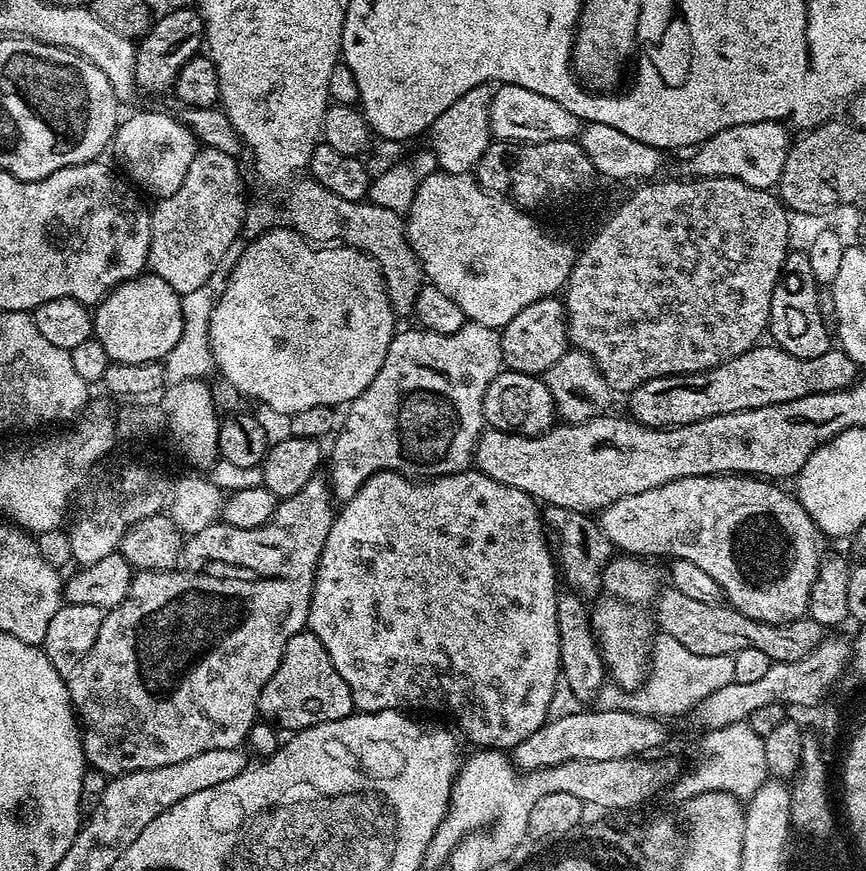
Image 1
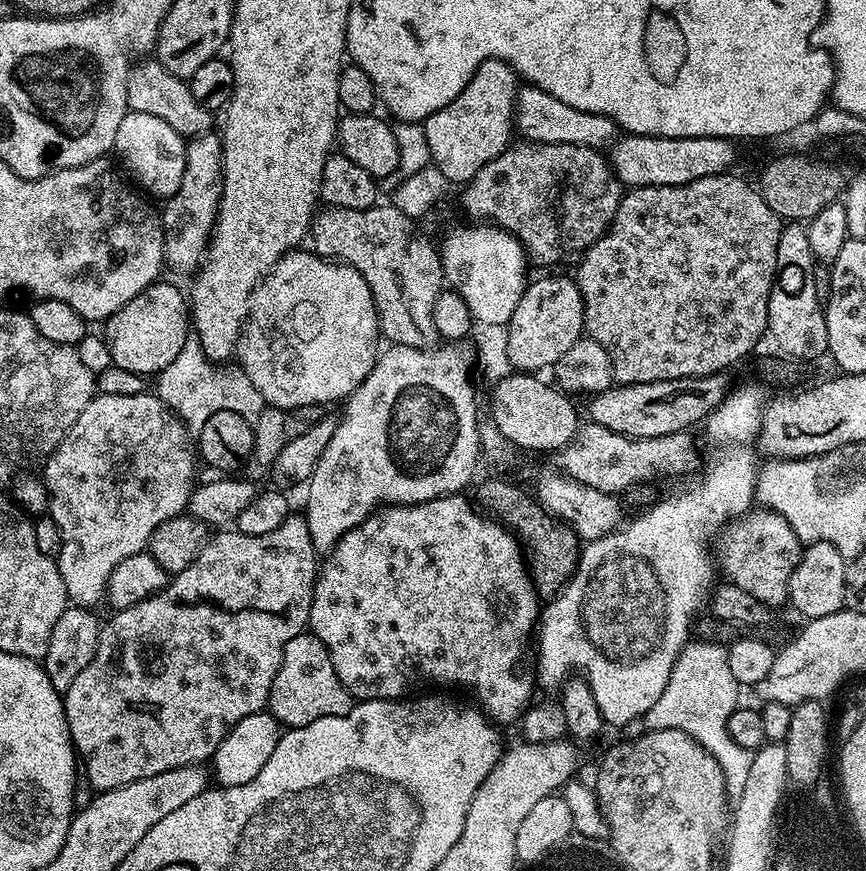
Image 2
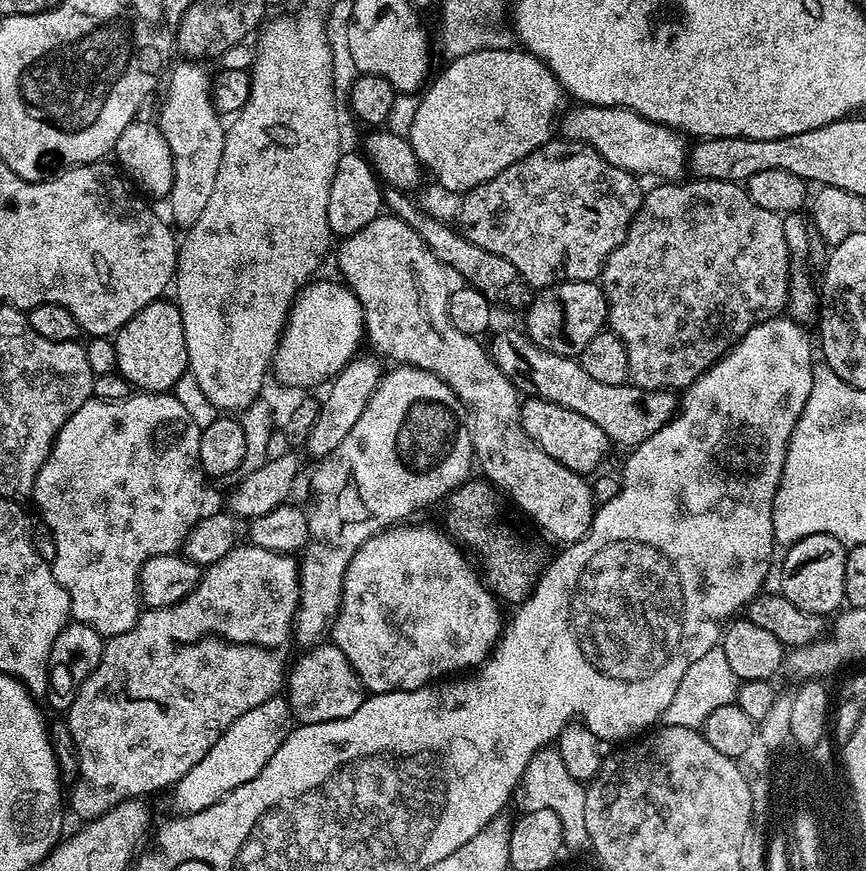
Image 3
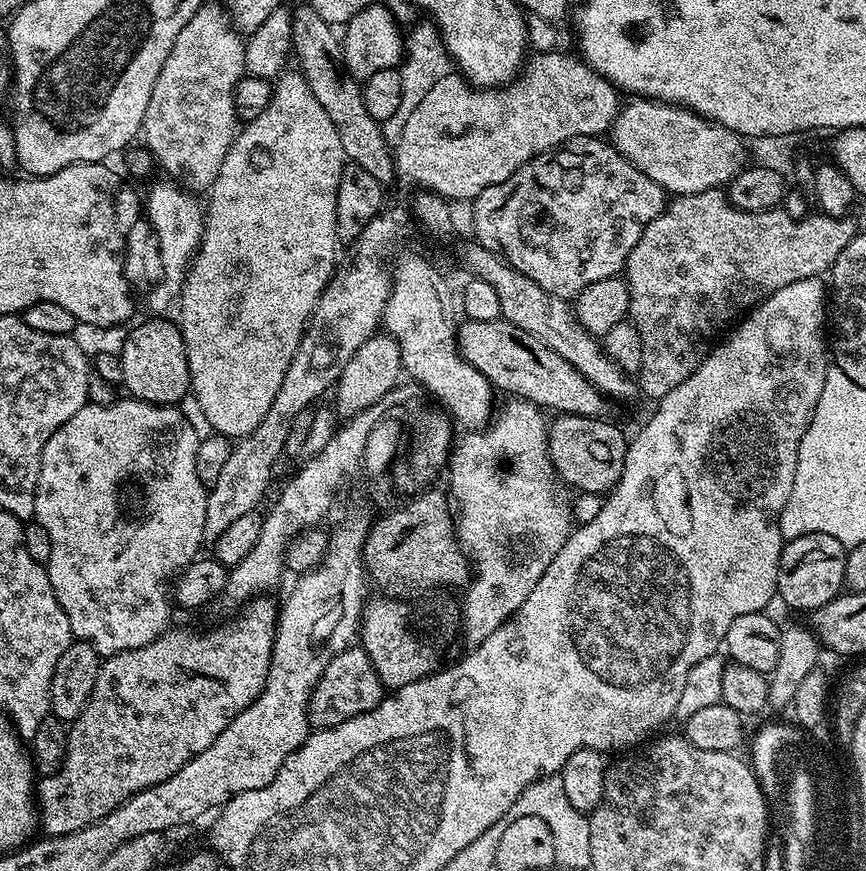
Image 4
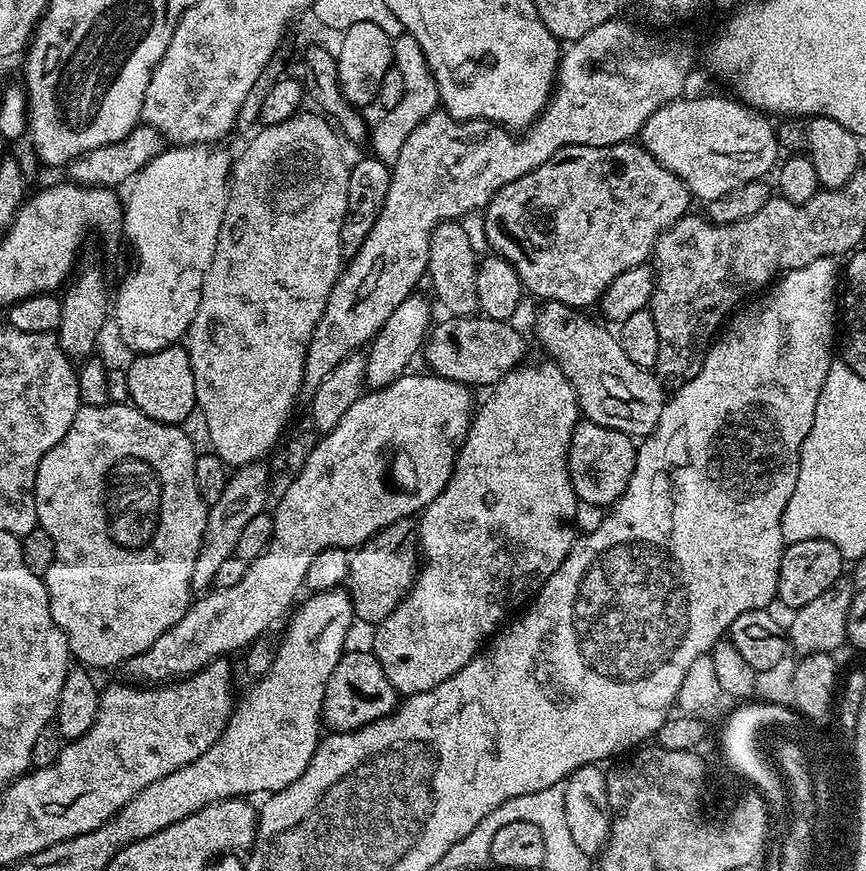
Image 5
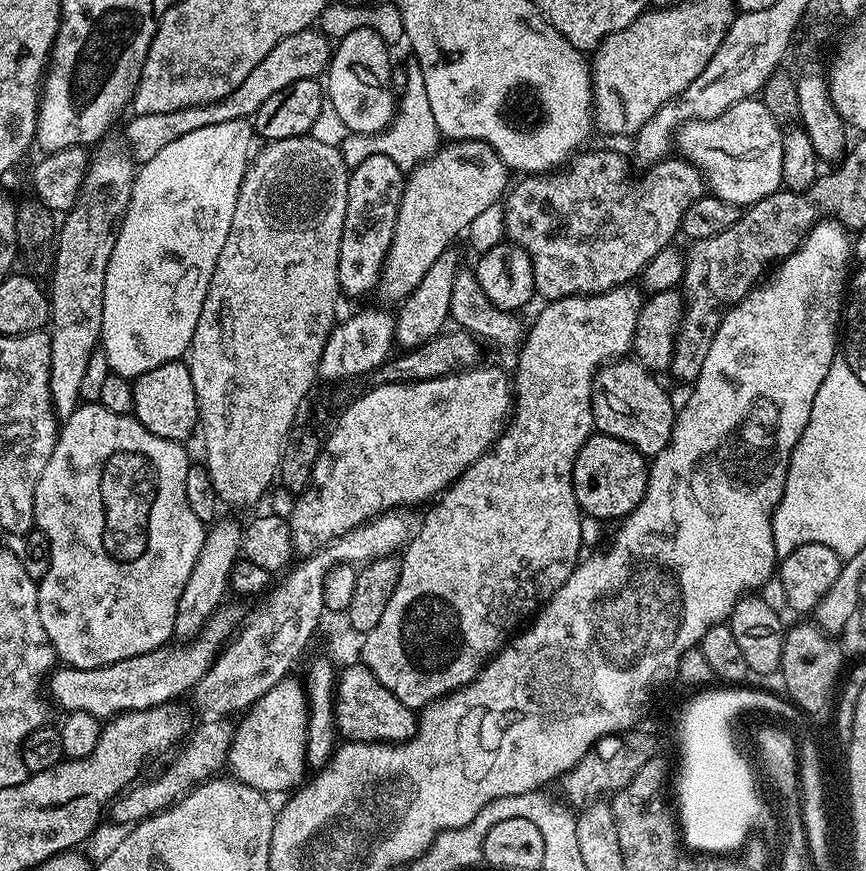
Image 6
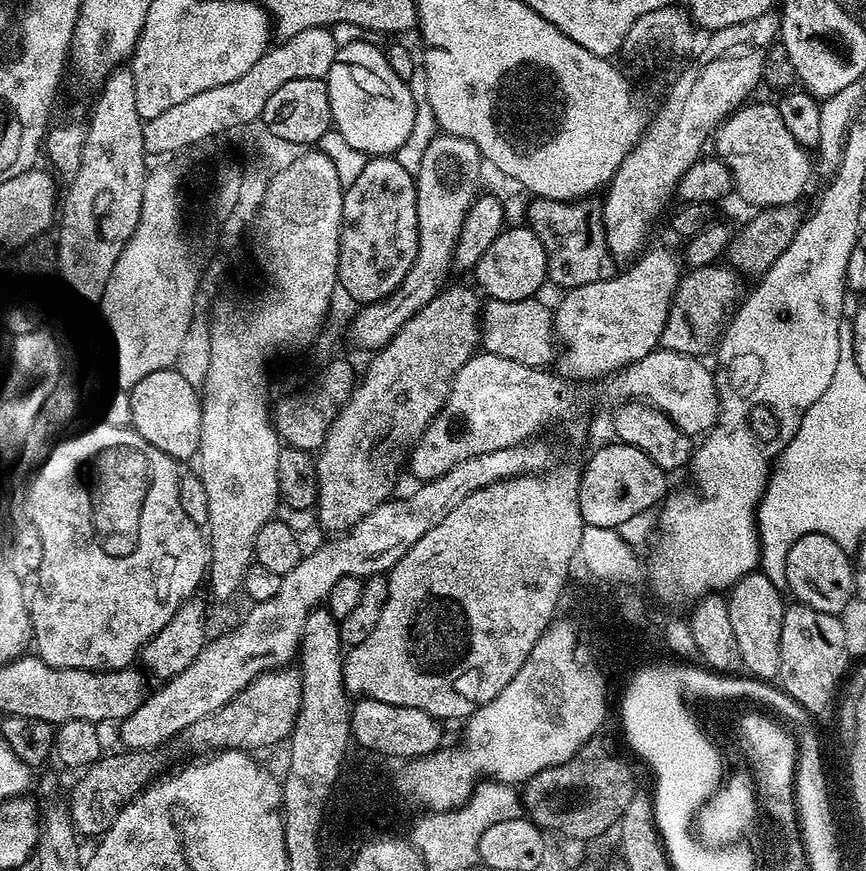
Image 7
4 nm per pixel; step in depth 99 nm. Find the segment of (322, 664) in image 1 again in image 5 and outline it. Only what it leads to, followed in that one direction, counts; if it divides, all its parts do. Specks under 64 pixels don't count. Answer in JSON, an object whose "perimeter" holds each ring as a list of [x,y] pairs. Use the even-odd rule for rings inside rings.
{"perimeter":[[[370,650],[364,652],[345,651],[344,656],[334,666],[330,682],[326,682],[326,694],[320,711],[323,723],[329,724],[332,732],[353,732],[370,722],[378,722],[384,716],[396,711],[398,693],[396,687],[386,678],[386,670]]]}

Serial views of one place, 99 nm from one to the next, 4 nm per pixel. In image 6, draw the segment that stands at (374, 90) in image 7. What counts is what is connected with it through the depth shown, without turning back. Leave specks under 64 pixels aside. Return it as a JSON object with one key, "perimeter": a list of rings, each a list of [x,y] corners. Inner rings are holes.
{"perimeter":[[[372,28],[350,30],[339,37],[335,45],[326,69],[326,100],[349,133],[373,135],[383,132],[397,112],[398,96],[392,87],[394,64],[388,61],[388,48]]]}

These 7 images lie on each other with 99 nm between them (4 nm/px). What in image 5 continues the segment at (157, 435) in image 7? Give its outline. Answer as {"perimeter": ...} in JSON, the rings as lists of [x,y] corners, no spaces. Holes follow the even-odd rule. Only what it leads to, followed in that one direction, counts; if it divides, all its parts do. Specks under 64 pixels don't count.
{"perimeter":[[[174,343],[157,352],[133,355],[132,364],[126,371],[130,386],[129,401],[142,414],[163,424],[183,425],[184,419],[197,411],[194,370],[190,366],[187,347]]]}

